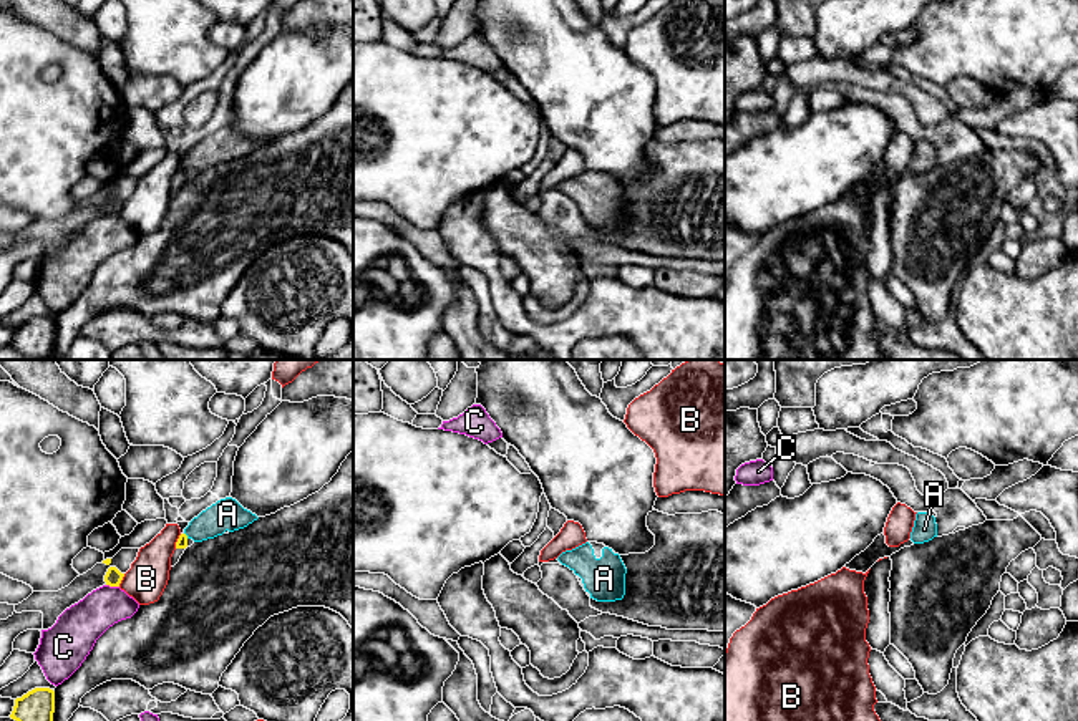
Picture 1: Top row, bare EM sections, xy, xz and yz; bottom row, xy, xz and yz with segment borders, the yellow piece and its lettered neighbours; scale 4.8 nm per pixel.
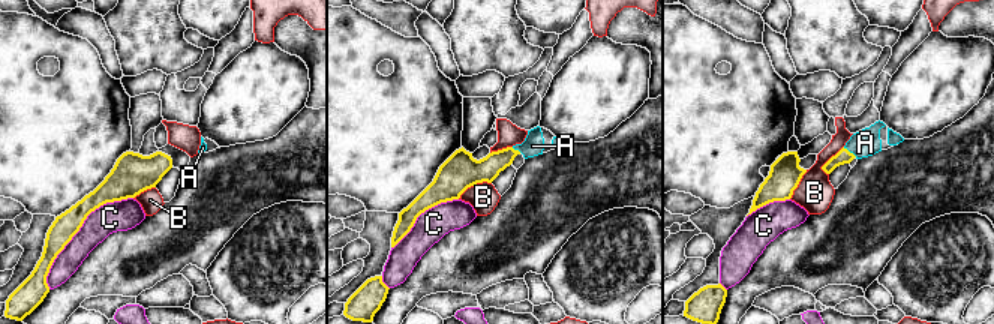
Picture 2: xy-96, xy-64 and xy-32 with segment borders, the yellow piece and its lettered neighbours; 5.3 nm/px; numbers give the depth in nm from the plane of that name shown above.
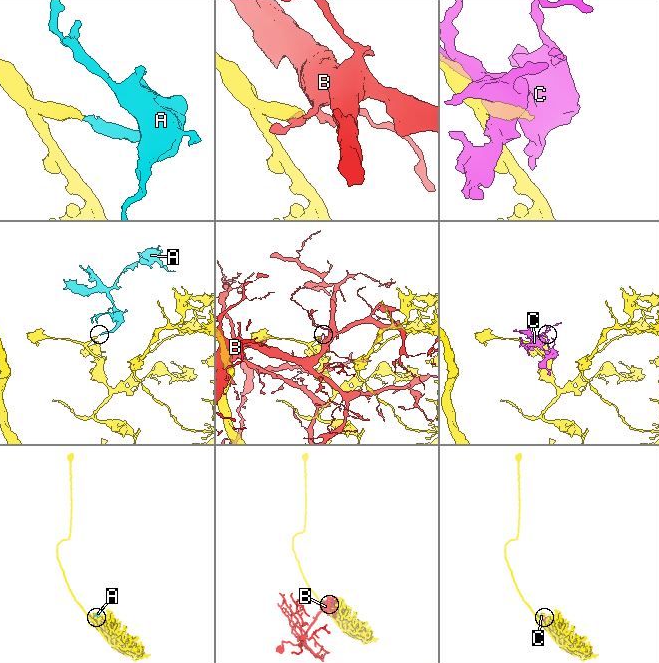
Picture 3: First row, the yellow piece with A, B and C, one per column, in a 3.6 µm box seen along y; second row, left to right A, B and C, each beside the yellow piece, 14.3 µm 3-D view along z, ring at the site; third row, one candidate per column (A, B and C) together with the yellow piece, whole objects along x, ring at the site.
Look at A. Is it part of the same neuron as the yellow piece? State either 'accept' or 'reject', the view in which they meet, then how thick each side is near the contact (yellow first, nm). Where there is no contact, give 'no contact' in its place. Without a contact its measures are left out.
accept; contact in xy; calibres 50 and 160 nm

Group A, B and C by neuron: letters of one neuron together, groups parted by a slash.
A / B / C

